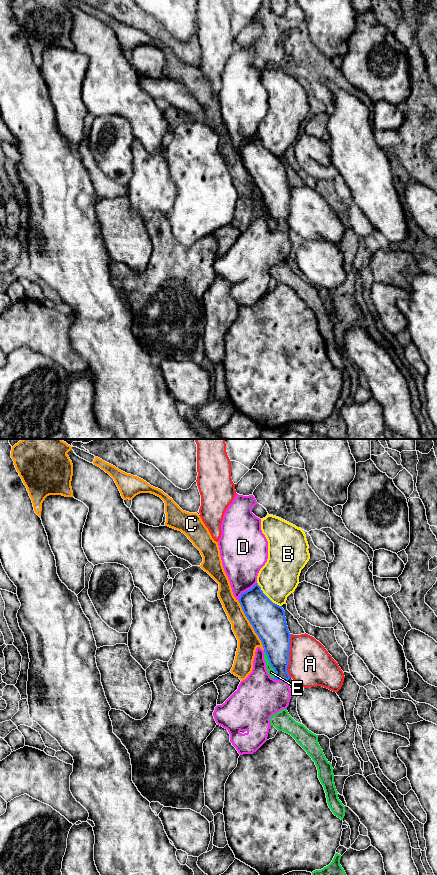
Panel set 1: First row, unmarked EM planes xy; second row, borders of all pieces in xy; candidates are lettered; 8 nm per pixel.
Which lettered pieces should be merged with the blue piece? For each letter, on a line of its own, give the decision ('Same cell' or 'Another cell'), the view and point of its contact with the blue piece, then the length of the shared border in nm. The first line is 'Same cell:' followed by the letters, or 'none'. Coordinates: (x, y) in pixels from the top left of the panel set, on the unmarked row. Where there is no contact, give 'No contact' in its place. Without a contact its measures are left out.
Same cell: D
A: Another cell. Touches blue at xy (288, 208). Shared border 360 nm
B: Another cell. Touches blue at xy (266, 148). Shared border 280 nm
C: Another cell. Touches blue at xy (252, 178). Shared border 460 nm
D: Same cell. Touches blue at xy (246, 143). Shared border 220 nm
E: Another cell. Touches blue at xy (270, 216). Shared border 220 nm

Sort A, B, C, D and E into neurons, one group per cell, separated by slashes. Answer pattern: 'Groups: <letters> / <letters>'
Groups: A / B / C E / D

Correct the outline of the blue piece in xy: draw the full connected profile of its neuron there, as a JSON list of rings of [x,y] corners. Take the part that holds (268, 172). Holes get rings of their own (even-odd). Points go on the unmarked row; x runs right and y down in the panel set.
[[[236,46],[224,65],[222,85],[218,93],[222,117],[233,147],[239,153],[264,200],[256,200],[252,224],[240,234],[238,241],[222,257],[215,259],[213,264],[216,275],[228,282],[230,294],[240,307],[253,306],[267,293],[271,279],[270,269],[282,261],[287,261],[291,251],[288,236],[290,228],[287,223],[291,186],[285,163],[282,158],[273,155],[257,135],[258,125],[268,111],[268,93],[261,82],[261,71],[252,65],[256,56],[258,55],[253,47]],[[265,206],[276,224],[274,230],[270,229],[266,221]]]

